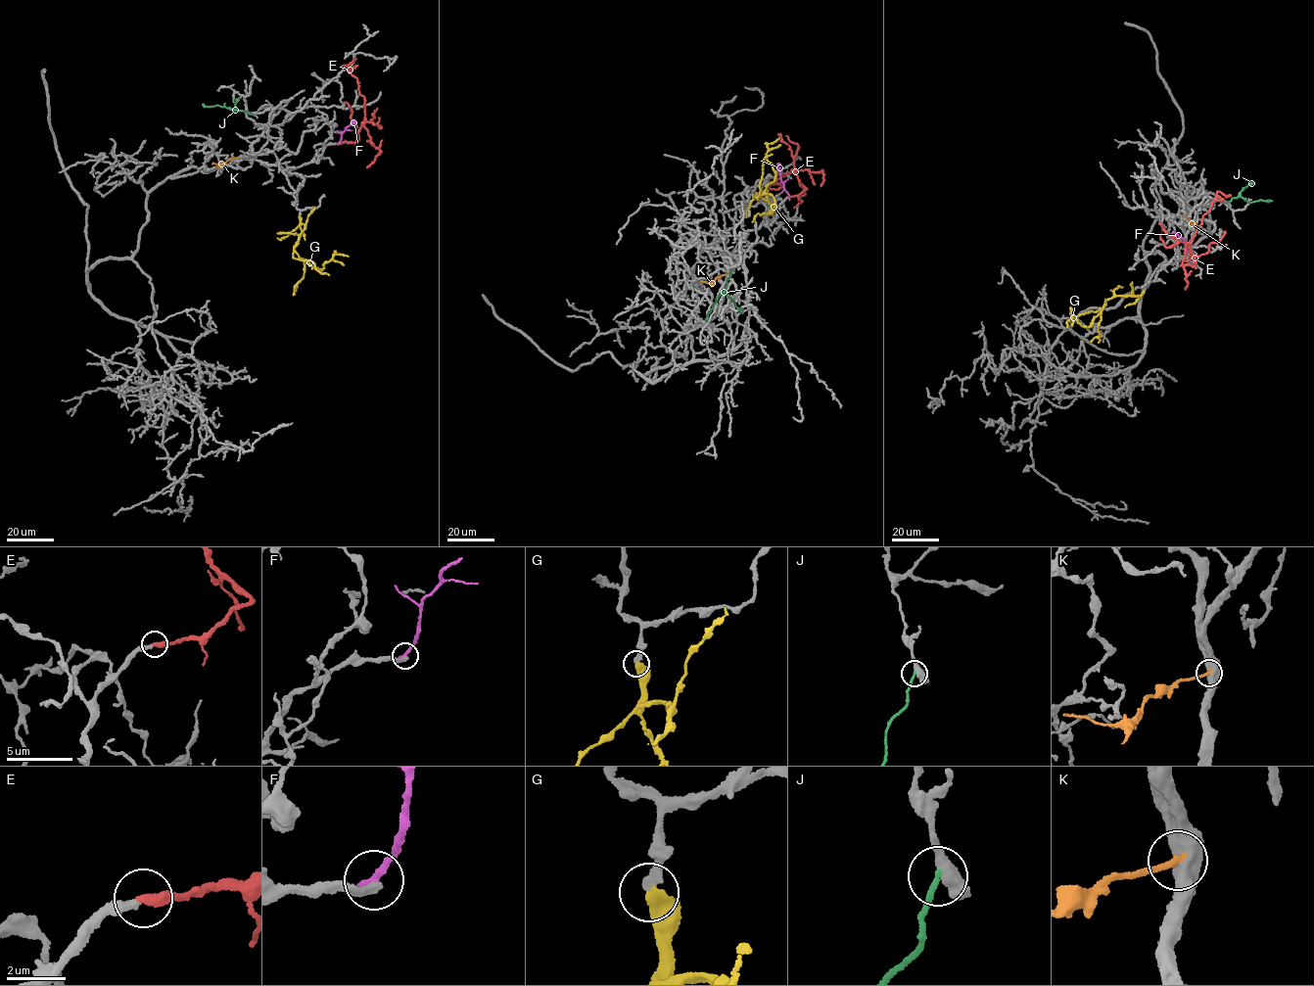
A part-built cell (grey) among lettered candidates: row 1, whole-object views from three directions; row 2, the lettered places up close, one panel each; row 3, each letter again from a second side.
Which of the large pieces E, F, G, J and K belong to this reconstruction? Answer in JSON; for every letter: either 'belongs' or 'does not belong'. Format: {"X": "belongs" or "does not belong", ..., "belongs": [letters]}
{"E": "belongs", "F": "does not belong", "G": "belongs", "J": "does not belong", "K": "does not belong", "belongs": ["E", "G"]}

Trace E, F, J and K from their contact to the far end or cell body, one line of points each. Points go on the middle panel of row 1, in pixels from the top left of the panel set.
E: (789, 197), (799, 195), (806, 188), (799, 182), (796, 172), (791, 169), (784, 172), (770, 188), (783, 185)
F: (789, 198), (783, 189), (779, 163)
J: (731, 271), (725, 290), (708, 314), (706, 321)
K: (727, 274), (710, 283), (701, 281)

